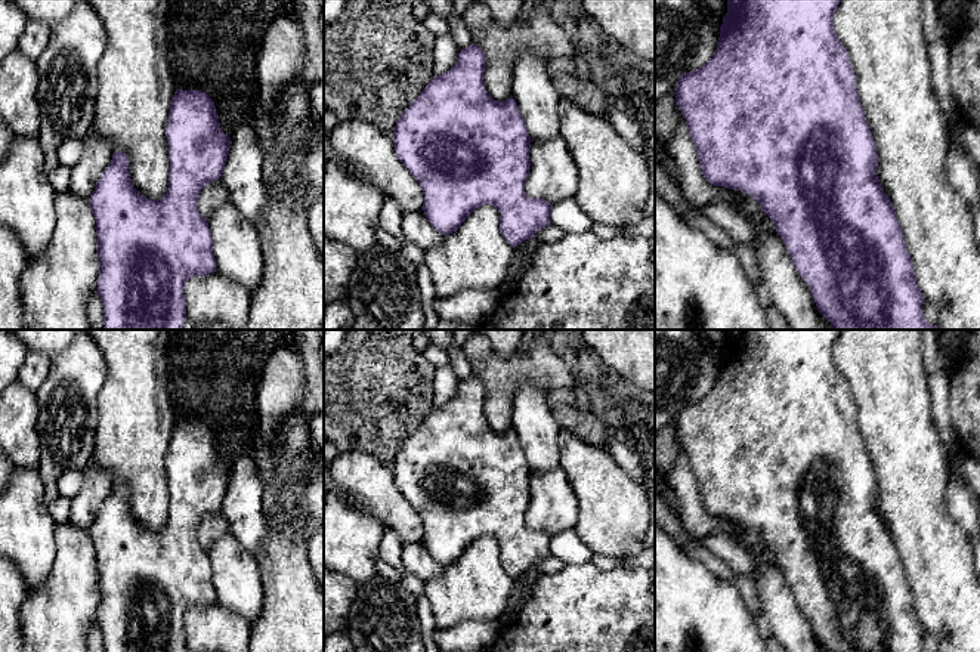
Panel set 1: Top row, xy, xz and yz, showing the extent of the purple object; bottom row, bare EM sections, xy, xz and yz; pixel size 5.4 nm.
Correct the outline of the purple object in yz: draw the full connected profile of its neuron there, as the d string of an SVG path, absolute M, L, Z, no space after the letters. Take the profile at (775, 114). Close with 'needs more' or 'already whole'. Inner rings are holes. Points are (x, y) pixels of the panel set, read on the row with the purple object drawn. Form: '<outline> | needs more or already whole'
M727 0L727 13L720 27L718 46L712 58L696 71L681 74L676 86L676 102L695 143L702 174L714 186L738 189L752 197L772 219L776 232L800 276L809 285L819 313L834 330L939 330L922 316L925 297L916 284L913 262L890 198L877 176L878 152L863 108L857 98L856 77L845 47L834 30L834 13L841 0Z | already whole

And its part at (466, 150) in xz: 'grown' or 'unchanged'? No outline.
unchanged

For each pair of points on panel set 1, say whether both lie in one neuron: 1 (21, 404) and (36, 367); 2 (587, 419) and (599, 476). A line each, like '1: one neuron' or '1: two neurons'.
1: two neurons
2: two neurons

